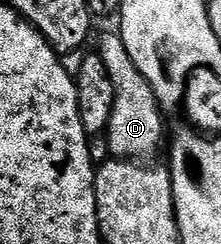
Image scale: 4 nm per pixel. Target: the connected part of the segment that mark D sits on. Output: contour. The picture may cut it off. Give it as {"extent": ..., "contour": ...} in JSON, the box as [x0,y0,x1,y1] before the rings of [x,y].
{"extent":[97,31,164,161],"contour":[[[111,31],[99,41],[97,56],[105,63],[105,71],[109,71],[109,79],[113,79],[113,115],[107,124],[105,134],[111,157],[115,159],[126,159],[128,161],[139,161],[140,159],[151,159],[159,149],[159,144],[164,144],[163,117],[164,110],[159,108],[159,101],[155,97],[153,87],[137,71],[137,63],[133,63],[129,50],[125,47],[123,38],[118,32]]]}

